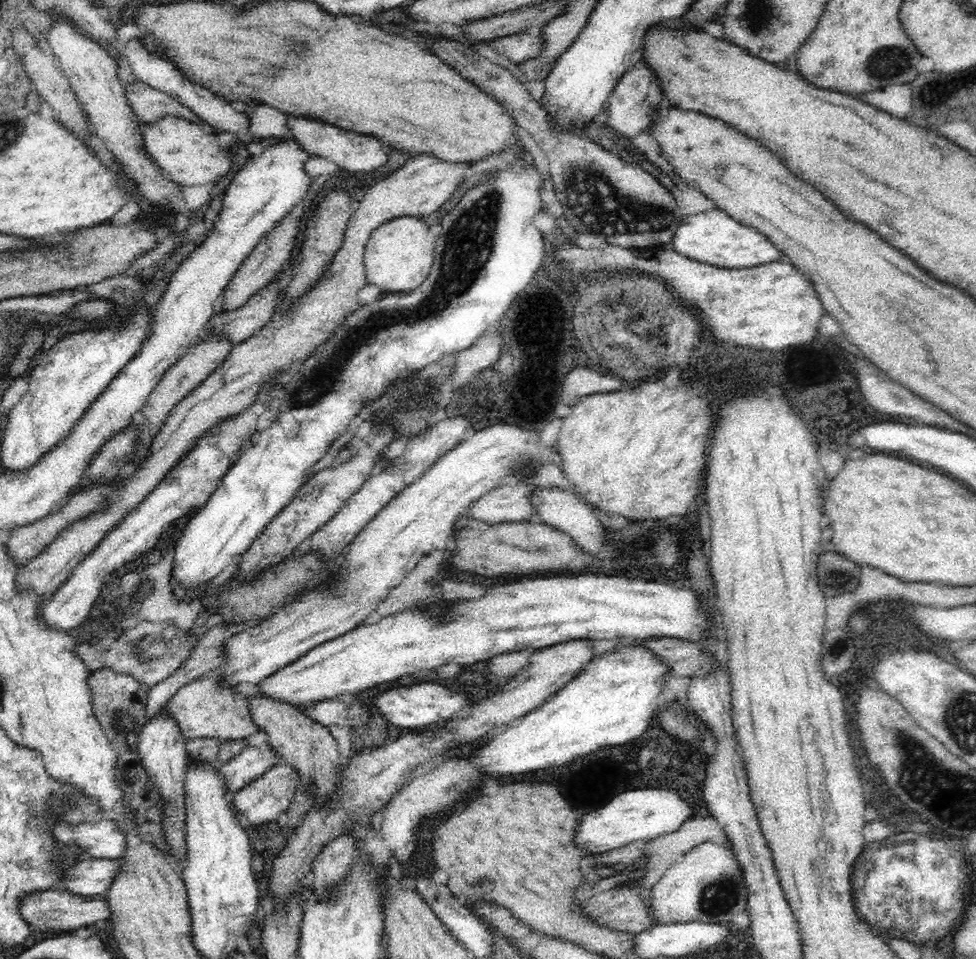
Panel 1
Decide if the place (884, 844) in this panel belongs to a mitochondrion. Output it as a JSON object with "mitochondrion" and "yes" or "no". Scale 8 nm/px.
{"mitochondrion":"no"}

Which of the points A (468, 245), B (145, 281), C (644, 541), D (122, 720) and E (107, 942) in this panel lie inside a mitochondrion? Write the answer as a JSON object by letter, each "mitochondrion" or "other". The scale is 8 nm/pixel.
{"A":"mitochondrion","B":"other","C":"mitochondrion","D":"mitochondrion","E":"other"}

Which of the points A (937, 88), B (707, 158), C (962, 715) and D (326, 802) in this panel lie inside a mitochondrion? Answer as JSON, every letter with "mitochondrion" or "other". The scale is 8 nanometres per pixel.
{"A":"other","B":"other","C":"mitochondrion","D":"other"}

